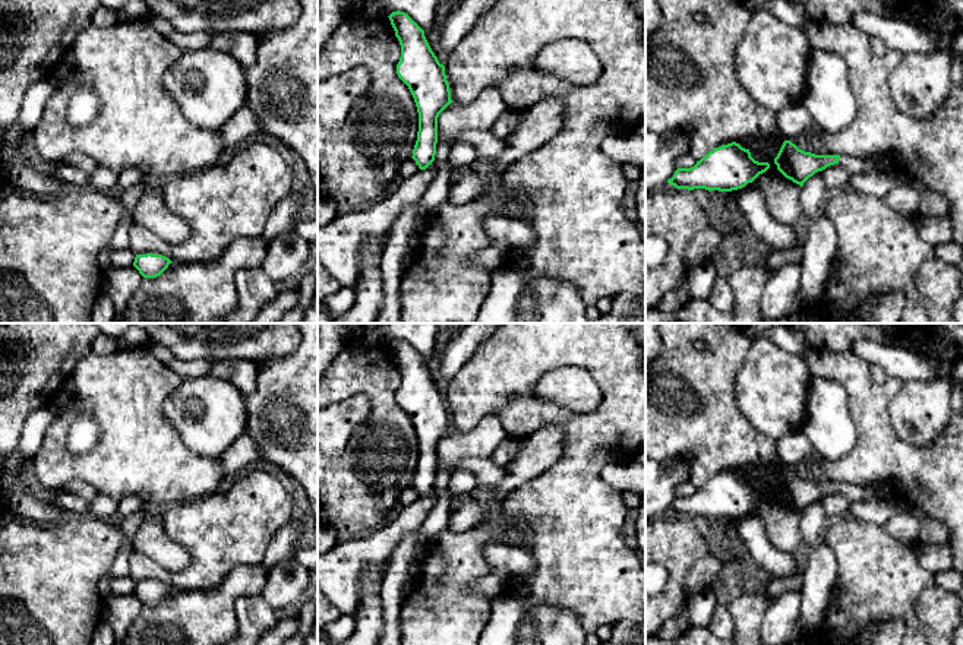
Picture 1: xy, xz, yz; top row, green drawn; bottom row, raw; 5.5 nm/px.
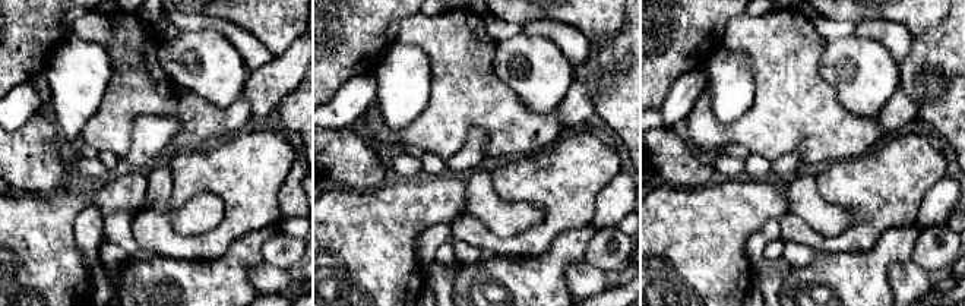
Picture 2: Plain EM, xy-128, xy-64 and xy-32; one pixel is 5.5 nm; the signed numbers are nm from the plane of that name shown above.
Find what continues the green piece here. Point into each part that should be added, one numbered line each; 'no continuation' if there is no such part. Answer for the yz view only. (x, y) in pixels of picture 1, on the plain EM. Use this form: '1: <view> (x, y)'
1: yz (871, 492)

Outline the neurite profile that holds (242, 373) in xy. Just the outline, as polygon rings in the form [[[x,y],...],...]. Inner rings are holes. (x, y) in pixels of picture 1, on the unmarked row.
[[[249,360],[212,361],[209,374],[233,383],[247,396],[255,391],[258,383],[258,364]]]

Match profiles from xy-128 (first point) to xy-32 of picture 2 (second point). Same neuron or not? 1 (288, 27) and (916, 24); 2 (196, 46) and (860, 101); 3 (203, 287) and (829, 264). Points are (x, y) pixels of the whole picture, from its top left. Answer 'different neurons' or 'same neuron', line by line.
1: same neuron
2: same neuron
3: same neuron

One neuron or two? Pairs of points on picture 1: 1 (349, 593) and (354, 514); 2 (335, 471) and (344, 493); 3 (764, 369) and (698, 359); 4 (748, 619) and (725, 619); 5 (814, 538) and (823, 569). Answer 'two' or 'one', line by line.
1: two
2: one
3: two
4: two
5: one

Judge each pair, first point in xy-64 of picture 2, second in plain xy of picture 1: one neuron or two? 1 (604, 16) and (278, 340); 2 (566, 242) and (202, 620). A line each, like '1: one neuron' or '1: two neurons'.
1: one neuron
2: one neuron

